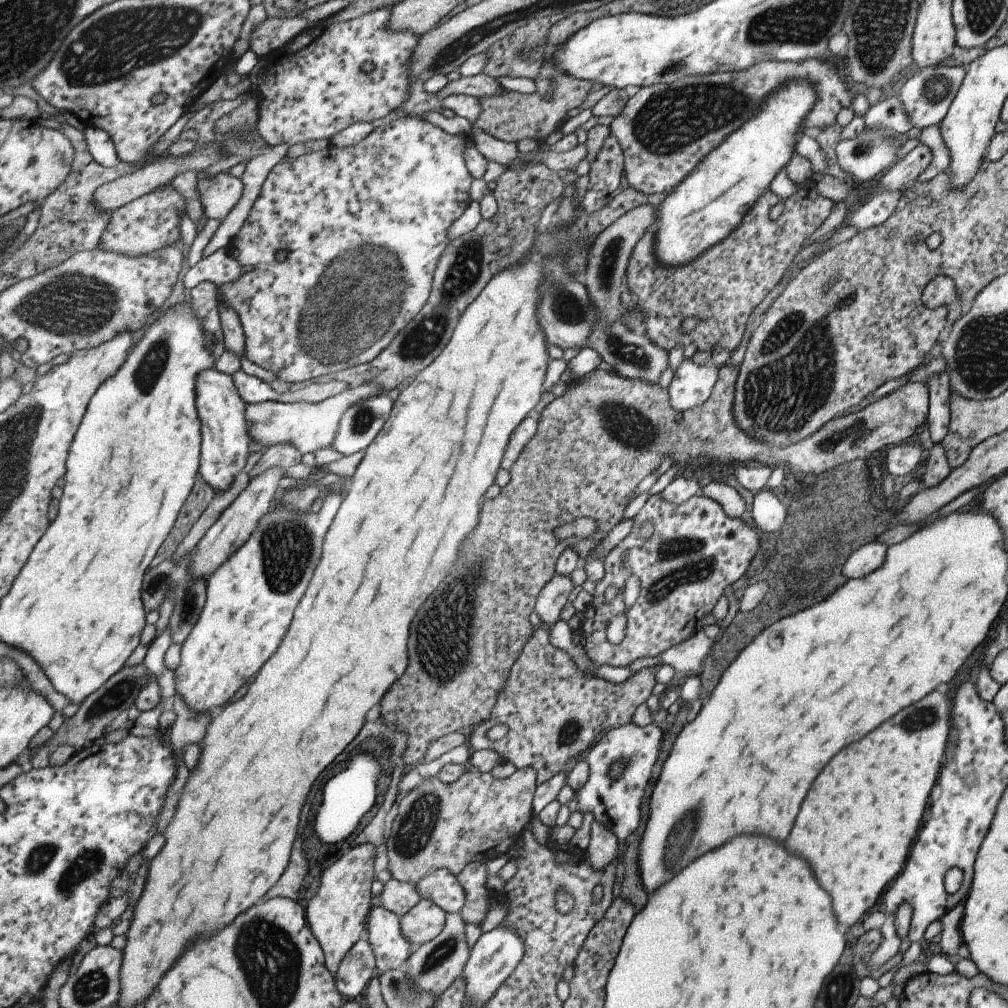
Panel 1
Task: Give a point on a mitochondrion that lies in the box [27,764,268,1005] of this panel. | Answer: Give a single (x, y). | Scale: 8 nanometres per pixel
(89, 863)

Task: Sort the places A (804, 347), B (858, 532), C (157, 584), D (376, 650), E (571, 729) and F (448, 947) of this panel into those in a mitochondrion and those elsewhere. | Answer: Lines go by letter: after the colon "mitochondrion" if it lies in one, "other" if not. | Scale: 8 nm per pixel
A: mitochondrion
B: mitochondrion
C: mitochondrion
D: other
E: mitochondrion
F: mitochondrion

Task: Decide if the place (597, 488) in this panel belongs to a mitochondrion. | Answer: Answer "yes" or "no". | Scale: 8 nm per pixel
no

